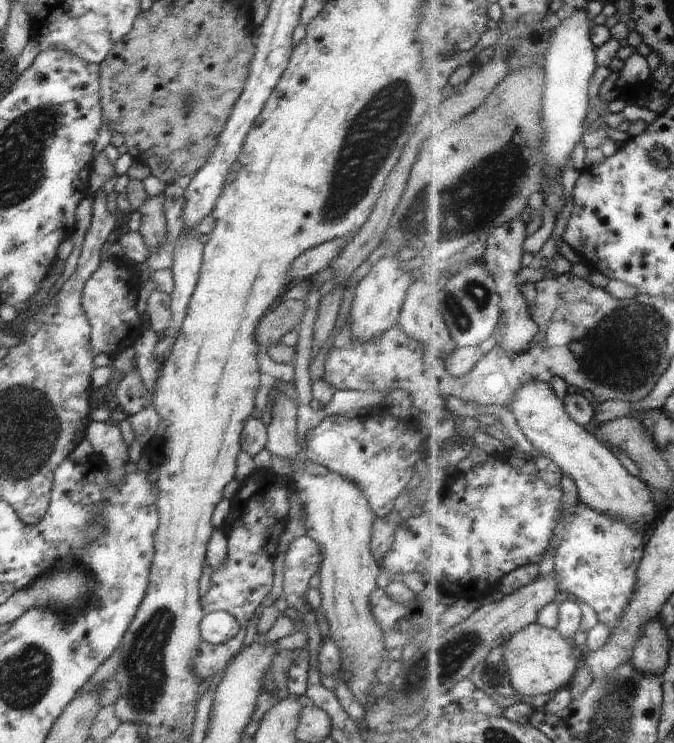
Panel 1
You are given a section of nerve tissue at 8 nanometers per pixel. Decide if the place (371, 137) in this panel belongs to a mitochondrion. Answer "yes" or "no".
yes

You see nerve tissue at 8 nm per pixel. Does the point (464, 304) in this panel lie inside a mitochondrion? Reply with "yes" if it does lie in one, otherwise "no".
yes

